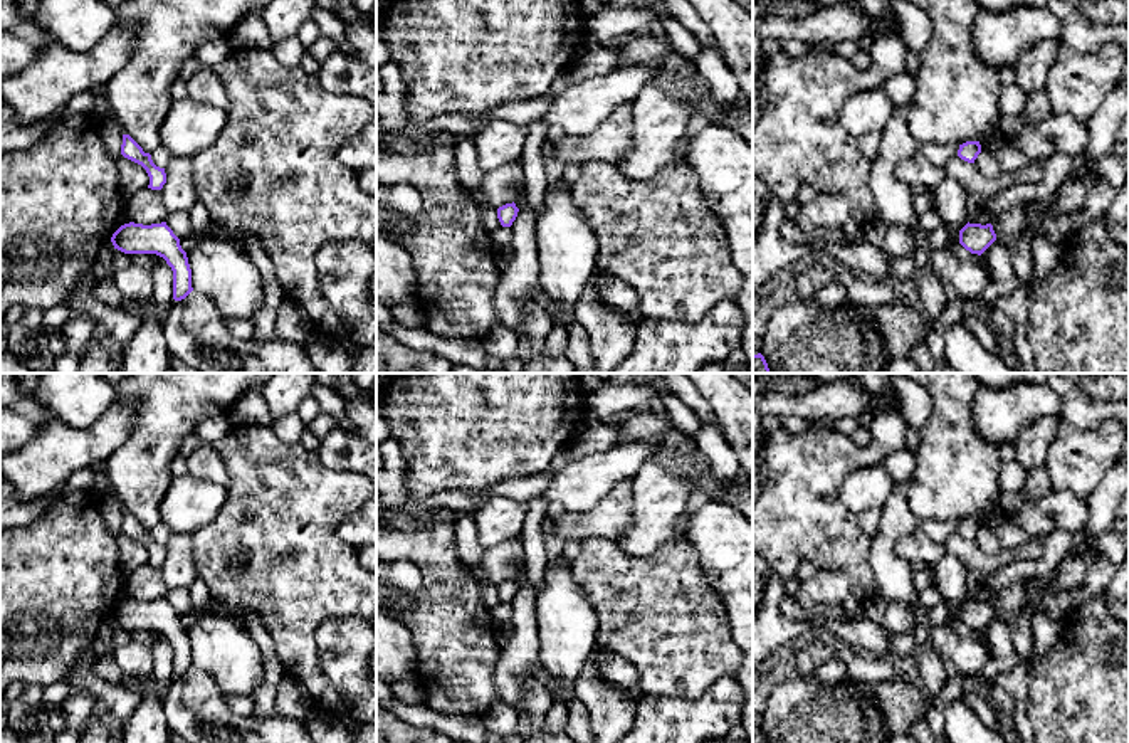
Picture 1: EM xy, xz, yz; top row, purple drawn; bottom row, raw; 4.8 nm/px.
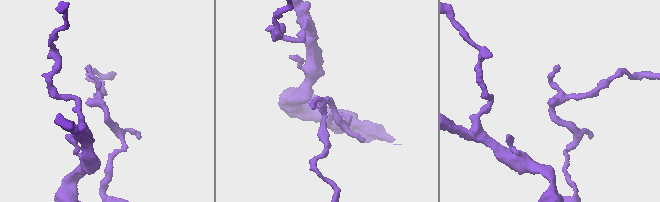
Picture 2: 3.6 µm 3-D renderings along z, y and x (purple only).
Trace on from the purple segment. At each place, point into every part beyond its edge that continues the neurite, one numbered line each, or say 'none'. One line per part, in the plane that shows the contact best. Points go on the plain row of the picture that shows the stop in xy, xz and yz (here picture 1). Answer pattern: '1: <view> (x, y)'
none

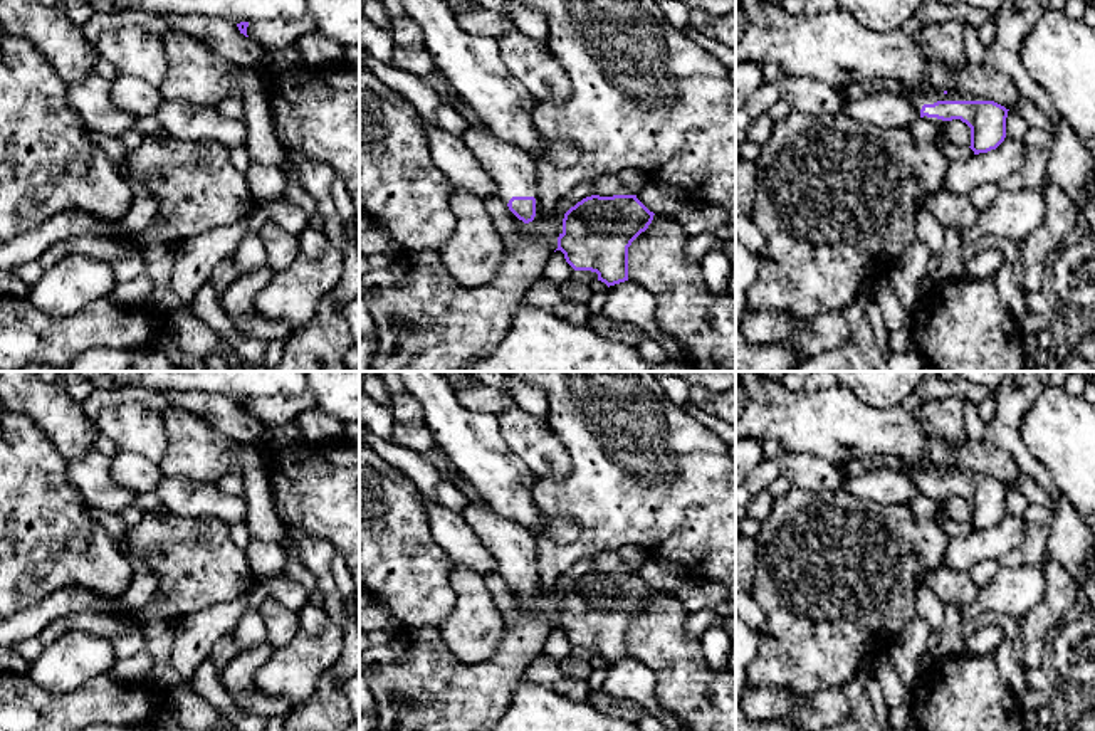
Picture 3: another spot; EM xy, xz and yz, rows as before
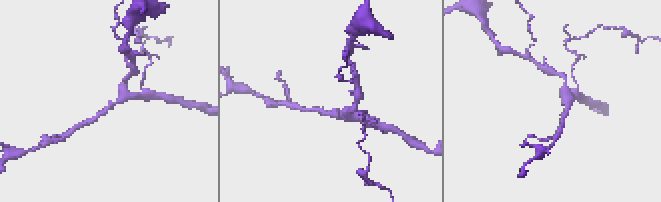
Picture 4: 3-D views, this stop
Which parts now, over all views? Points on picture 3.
1: yz (917, 476)

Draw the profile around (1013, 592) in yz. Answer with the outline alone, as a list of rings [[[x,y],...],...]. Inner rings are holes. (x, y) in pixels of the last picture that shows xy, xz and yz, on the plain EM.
[[[1043,565],[1019,568],[999,568],[988,586],[981,588],[977,598],[962,607],[966,620],[986,613],[1006,615],[1021,620],[1031,608],[1038,607],[1045,595]]]

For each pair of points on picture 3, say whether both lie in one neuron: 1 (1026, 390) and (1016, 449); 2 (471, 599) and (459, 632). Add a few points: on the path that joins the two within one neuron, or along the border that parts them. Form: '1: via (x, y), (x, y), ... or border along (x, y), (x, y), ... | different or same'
1: via (1011, 405), (1011, 434) | same
2: via (471, 607), (471, 620), (467, 624) | same

